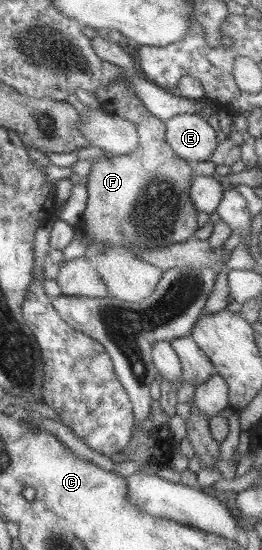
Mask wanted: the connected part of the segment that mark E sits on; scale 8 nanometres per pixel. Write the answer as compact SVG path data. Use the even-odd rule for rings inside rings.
M181 113L171 117L164 122L164 135L166 145L171 149L171 152L191 164L208 160L218 145L214 129L197 113Z

